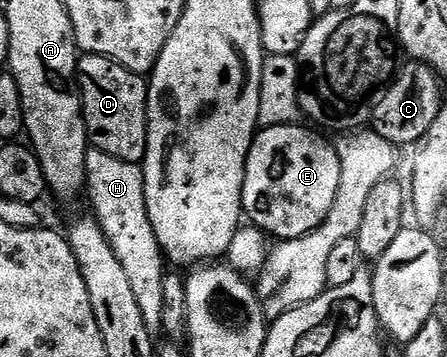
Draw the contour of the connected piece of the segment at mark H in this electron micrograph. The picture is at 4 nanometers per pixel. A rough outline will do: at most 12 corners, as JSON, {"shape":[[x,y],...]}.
{"shape":[[92,148],[86,198],[130,276],[148,331],[163,328],[164,250],[143,165]]}

